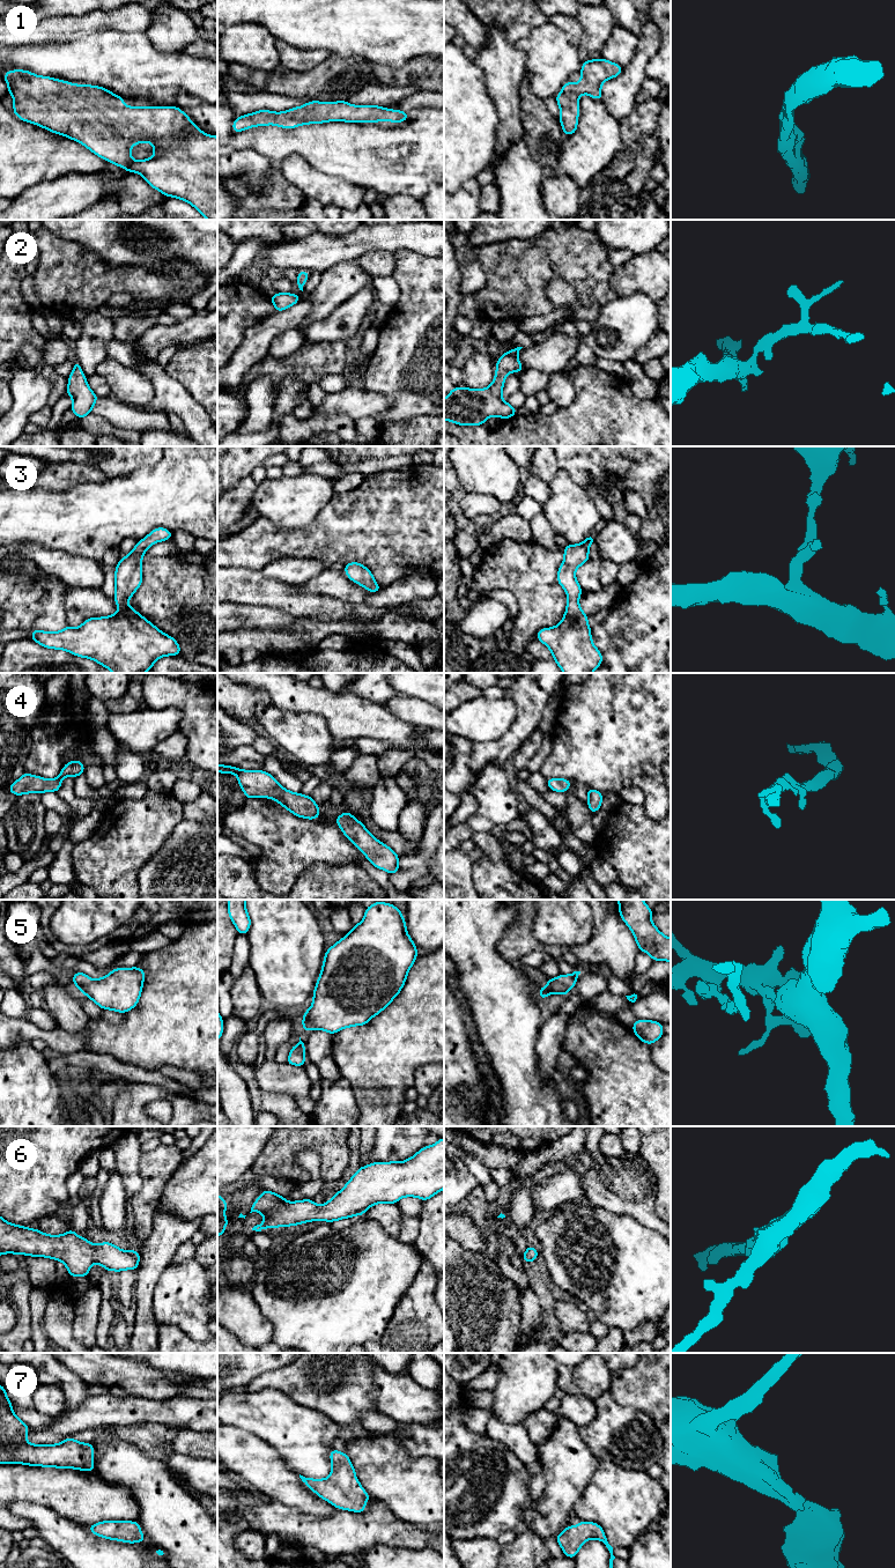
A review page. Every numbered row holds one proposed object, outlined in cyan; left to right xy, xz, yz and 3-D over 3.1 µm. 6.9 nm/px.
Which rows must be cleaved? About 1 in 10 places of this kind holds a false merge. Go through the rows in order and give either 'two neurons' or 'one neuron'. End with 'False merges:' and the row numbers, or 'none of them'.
1: one neuron
2: one neuron
3: one neuron
4: one neuron
5: one neuron
6: one neuron
7: one neuron
False merges: none of them

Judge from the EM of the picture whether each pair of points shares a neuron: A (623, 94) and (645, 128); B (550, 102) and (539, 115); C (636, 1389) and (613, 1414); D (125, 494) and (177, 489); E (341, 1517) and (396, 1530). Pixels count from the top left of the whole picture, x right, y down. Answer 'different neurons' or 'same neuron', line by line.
A: different neurons
B: different neurons
C: different neurons
D: same neuron
E: same neuron

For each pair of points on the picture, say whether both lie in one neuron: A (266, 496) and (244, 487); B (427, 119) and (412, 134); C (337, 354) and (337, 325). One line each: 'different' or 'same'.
A: different
B: same
C: different

